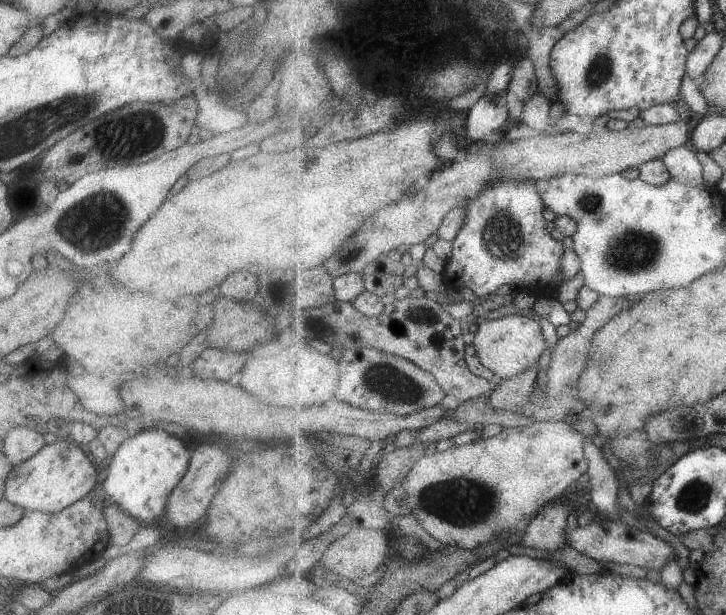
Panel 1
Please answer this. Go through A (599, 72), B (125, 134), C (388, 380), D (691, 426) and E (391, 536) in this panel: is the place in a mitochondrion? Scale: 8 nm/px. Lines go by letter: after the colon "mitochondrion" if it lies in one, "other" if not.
A: mitochondrion
B: mitochondrion
C: mitochondrion
D: other
E: other

